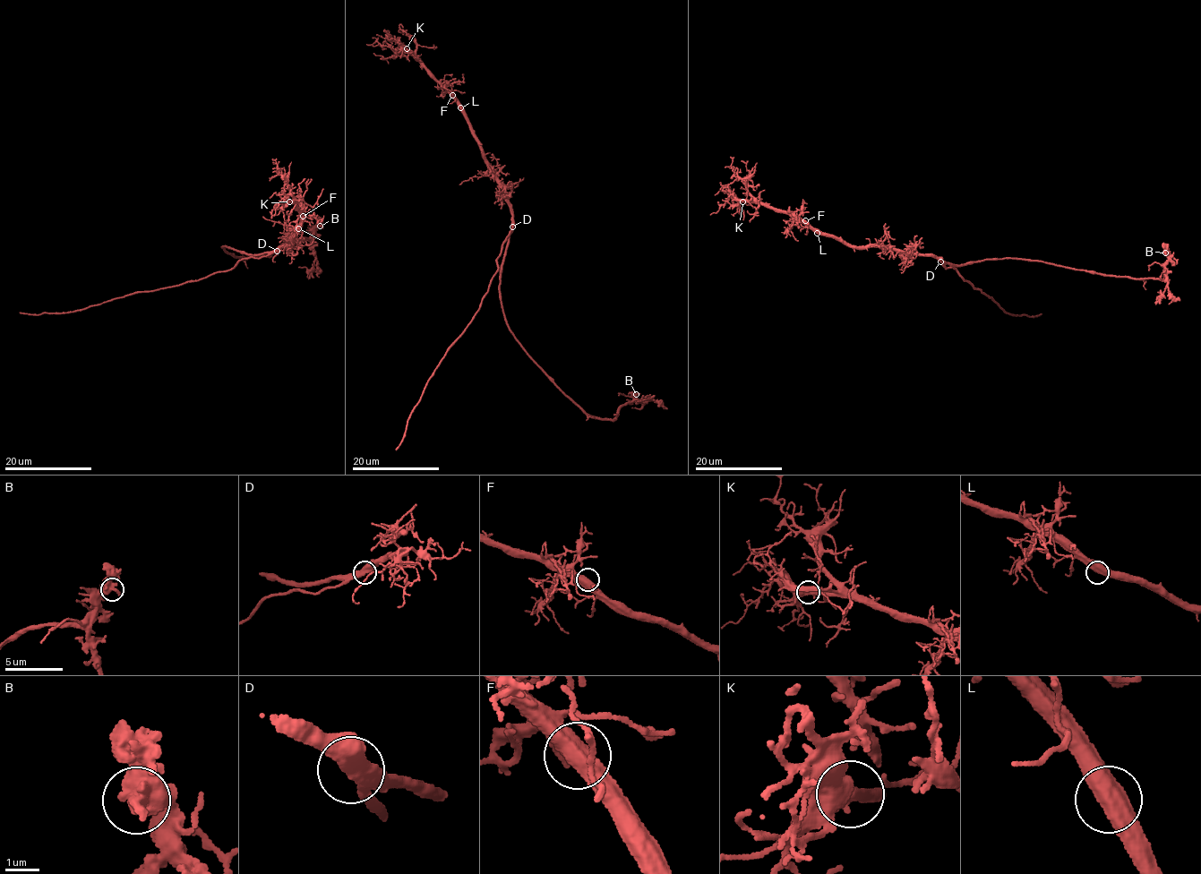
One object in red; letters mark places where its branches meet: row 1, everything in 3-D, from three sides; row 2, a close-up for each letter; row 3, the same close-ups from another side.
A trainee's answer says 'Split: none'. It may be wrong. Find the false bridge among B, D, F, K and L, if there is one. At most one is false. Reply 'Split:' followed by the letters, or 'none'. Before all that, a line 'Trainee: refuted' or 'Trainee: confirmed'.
Trainee: confirmed
Split: none

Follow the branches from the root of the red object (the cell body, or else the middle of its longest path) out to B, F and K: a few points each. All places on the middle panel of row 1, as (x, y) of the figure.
B: (502, 261), (499, 297), (505, 322), (548, 377), (587, 413), (601, 418), (615, 419), (636, 394)
F: (502, 261), (511, 228), (510, 203), (503, 184), (486, 160), (462, 106), (452, 95)
K: (502, 261), (512, 218), (503, 184), (486, 160), (460, 103), (407, 48)

